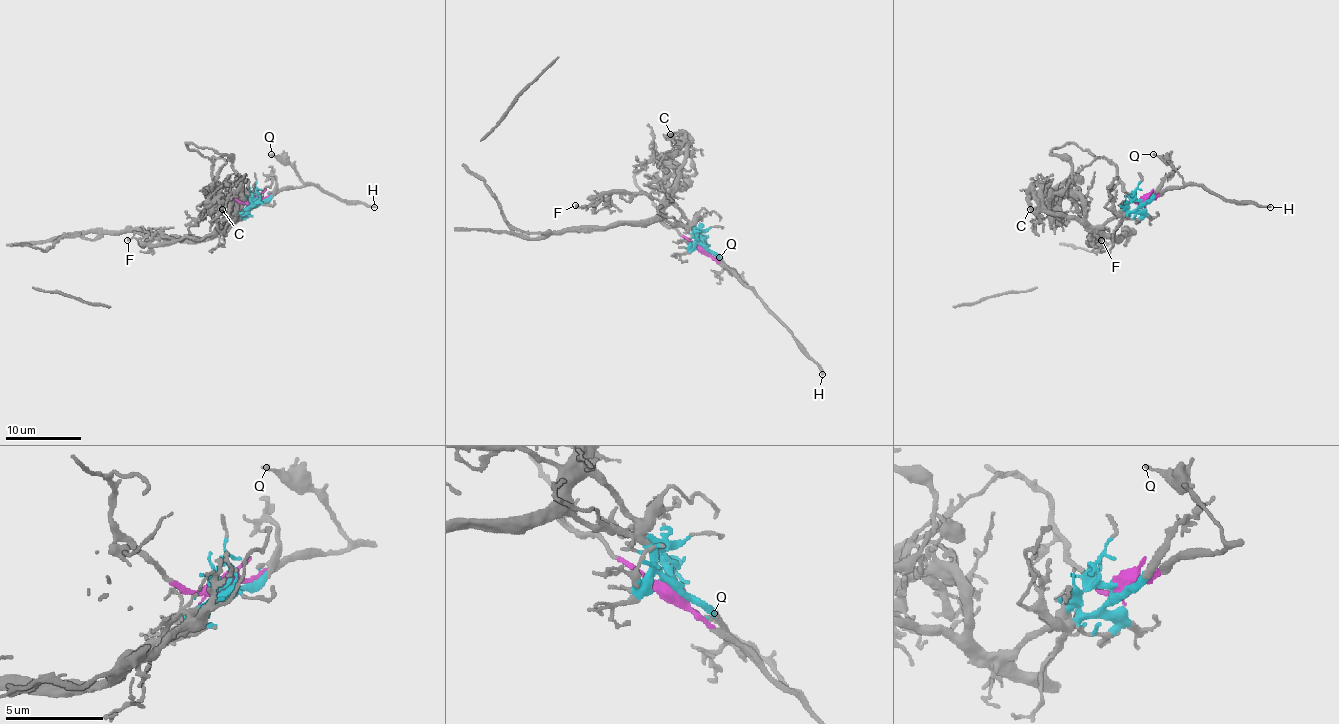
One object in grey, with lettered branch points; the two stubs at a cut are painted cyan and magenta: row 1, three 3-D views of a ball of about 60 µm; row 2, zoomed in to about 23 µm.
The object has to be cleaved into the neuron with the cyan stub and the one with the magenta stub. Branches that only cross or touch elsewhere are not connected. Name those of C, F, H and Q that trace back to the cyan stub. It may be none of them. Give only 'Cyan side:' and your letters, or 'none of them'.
Cyan side: C, F

